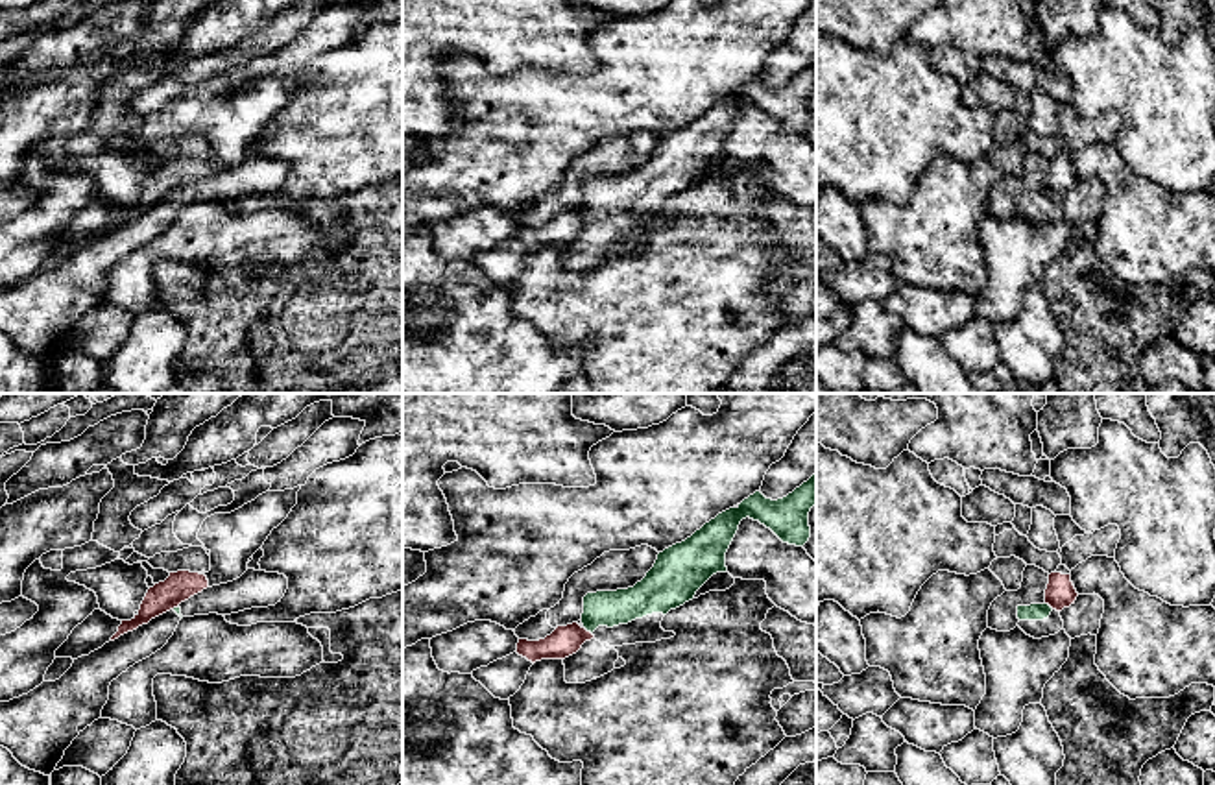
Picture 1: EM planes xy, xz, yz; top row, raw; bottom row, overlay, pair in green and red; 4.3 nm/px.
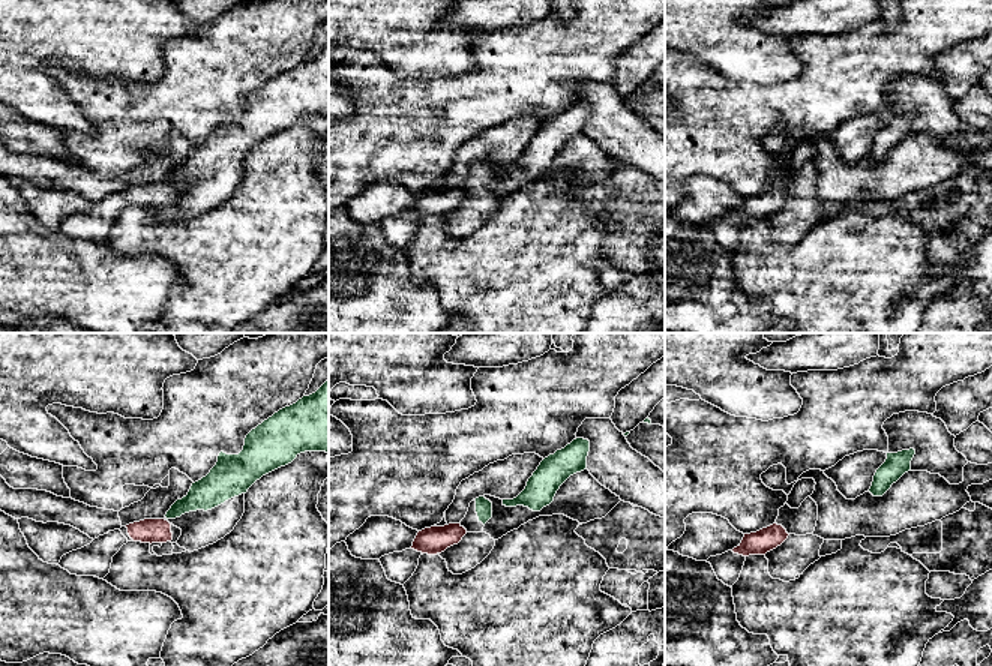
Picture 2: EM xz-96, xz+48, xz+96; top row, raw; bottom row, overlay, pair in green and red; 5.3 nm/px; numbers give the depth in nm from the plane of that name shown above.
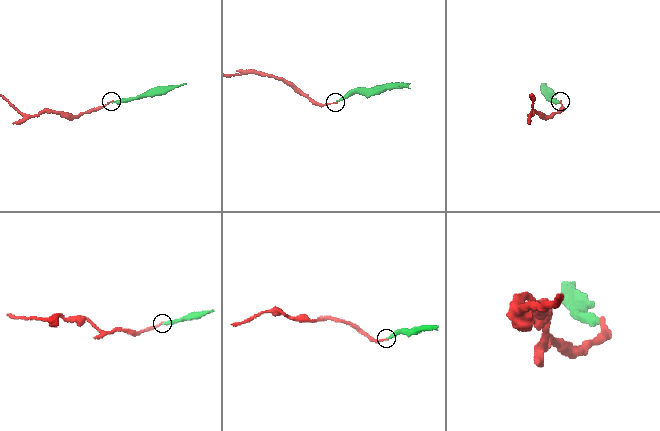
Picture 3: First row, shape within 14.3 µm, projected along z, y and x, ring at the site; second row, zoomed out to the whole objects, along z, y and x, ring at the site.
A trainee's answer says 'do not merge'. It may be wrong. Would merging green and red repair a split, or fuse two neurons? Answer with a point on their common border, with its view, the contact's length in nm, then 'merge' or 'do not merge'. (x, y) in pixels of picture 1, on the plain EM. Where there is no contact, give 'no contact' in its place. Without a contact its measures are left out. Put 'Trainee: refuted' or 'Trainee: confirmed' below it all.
meets green in xz at (588, 217); contact 50 nm long; do not merge
Trainee: confirmed

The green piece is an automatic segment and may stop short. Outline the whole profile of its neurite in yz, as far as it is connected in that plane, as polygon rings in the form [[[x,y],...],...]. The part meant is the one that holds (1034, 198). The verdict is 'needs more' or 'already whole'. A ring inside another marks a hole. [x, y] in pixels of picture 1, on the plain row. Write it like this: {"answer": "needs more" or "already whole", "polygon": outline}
{"answer": "needs more", "polygon": [[[1049,190],[1017,192],[1017,212],[1030,223],[1041,225],[1064,216],[1060,198]]]}

